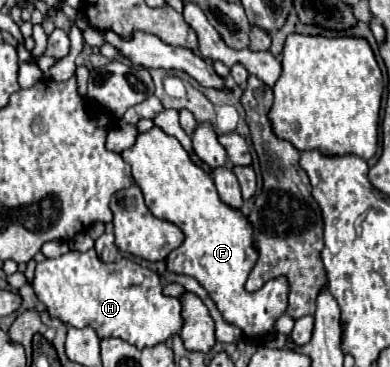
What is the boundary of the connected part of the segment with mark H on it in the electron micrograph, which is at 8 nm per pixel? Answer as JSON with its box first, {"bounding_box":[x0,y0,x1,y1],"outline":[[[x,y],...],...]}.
{"bounding_box":[32,249,182,349],"outline":[[[94,249],[86,253],[68,251],[62,257],[36,265],[32,289],[50,317],[60,317],[62,323],[78,329],[92,327],[100,339],[118,337],[138,349],[164,343],[168,337],[180,333],[182,327],[180,301],[162,293],[154,271],[140,267],[128,257],[104,263],[96,257]]]}

